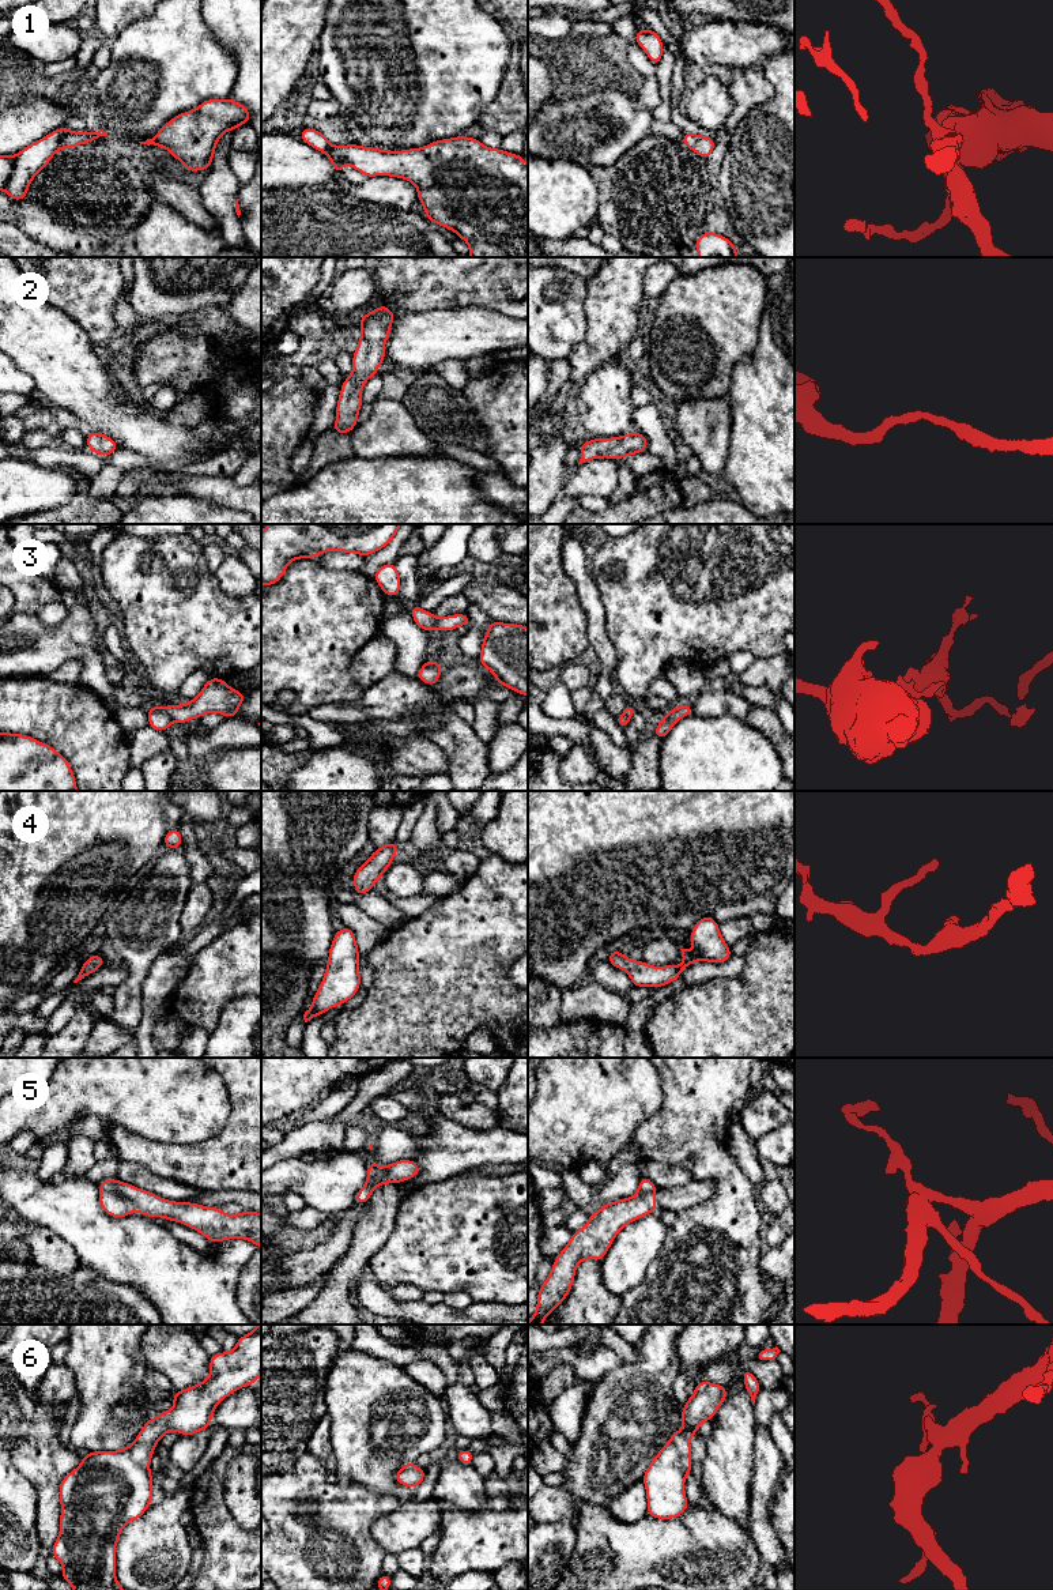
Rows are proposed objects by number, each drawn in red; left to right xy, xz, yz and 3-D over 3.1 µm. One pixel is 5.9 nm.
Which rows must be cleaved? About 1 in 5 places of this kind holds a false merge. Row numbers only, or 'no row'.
3, 5

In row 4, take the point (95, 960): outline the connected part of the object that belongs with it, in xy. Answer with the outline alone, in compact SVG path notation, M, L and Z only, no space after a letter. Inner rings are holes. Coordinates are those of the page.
M98 953L91 956L83 962L80 972L78 977L73 980L73 983L78 983L79 980L87 977L88 975L91 975L93 972L95 972L98 968L103 967L105 964L106 961Z

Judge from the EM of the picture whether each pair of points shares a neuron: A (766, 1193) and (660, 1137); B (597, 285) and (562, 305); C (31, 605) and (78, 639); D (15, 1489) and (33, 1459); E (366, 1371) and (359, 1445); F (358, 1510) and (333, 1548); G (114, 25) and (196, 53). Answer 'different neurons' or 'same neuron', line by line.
A: different neurons
B: different neurons
C: different neurons
D: different neurons
E: same neuron
F: same neuron
G: different neurons

